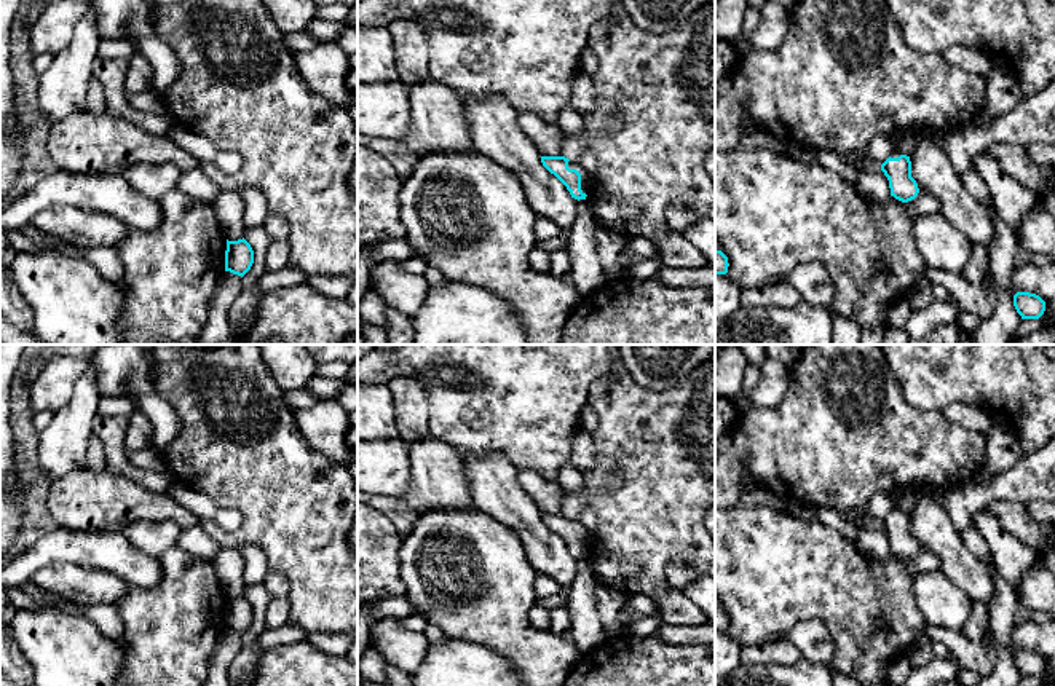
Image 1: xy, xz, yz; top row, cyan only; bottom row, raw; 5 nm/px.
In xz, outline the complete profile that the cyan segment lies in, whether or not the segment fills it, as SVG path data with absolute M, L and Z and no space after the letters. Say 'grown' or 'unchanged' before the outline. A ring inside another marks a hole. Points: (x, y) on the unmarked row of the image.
grown | M541 514L541 520L567 544L571 555L586 557L592 538L578 518L565 514Z

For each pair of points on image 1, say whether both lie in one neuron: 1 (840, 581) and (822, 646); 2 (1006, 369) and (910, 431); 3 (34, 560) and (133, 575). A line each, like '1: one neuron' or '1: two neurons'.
1: two neurons
2: two neurons
3: one neuron

